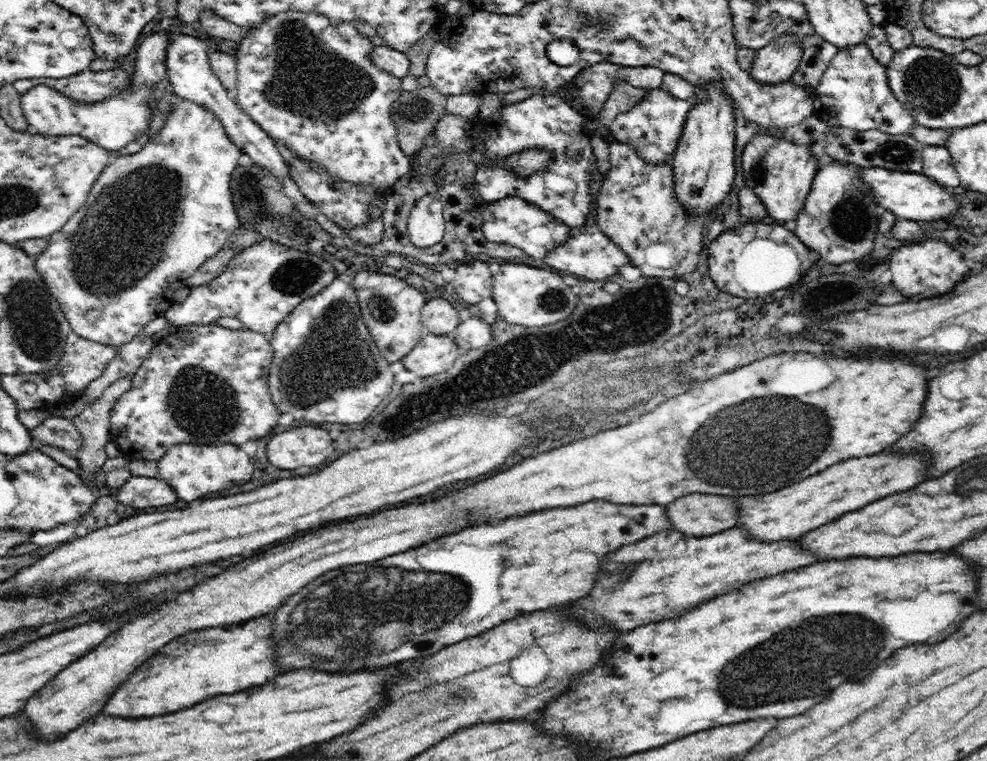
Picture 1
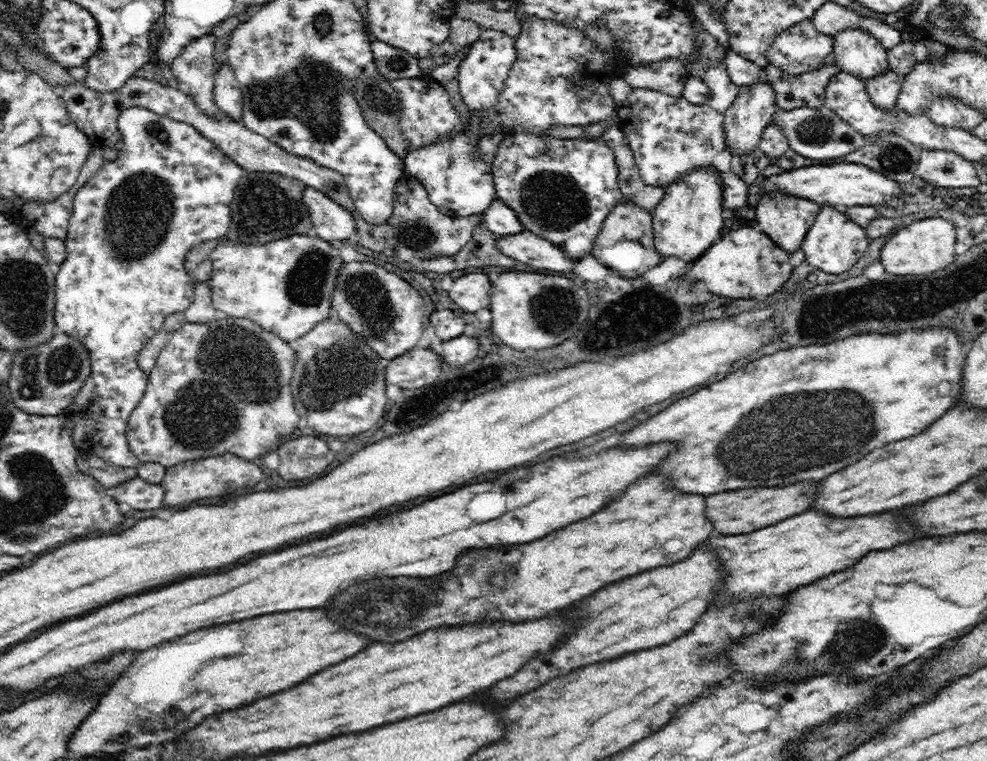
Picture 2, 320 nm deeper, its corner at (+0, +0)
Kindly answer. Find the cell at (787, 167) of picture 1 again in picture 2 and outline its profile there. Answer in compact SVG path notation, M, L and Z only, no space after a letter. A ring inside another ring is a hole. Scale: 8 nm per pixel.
M768 192L758 198L755 206L758 226L786 252L800 250L806 232L821 206L804 198Z

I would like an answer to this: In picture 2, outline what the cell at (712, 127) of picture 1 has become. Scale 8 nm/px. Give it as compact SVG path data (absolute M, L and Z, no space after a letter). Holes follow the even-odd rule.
M712 164L678 176L665 187L662 200L651 212L656 250L664 259L674 256L690 263L700 258L724 233L723 209L722 181Z

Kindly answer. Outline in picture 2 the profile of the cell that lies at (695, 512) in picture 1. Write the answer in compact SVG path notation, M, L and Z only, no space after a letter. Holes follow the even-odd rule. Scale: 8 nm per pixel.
M796 482L782 488L746 488L714 494L706 498L706 516L714 522L714 528L720 534L746 534L810 510L816 498L816 488L816 482Z

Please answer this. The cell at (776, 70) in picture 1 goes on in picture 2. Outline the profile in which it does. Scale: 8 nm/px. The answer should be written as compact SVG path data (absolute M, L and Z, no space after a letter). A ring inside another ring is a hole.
M766 74L756 84L738 88L736 98L725 112L723 124L726 136L725 145L728 146L731 154L750 154L752 150L758 148L758 142L762 139L764 129L773 120L773 116L778 110L776 104L776 95L772 85L767 81Z

